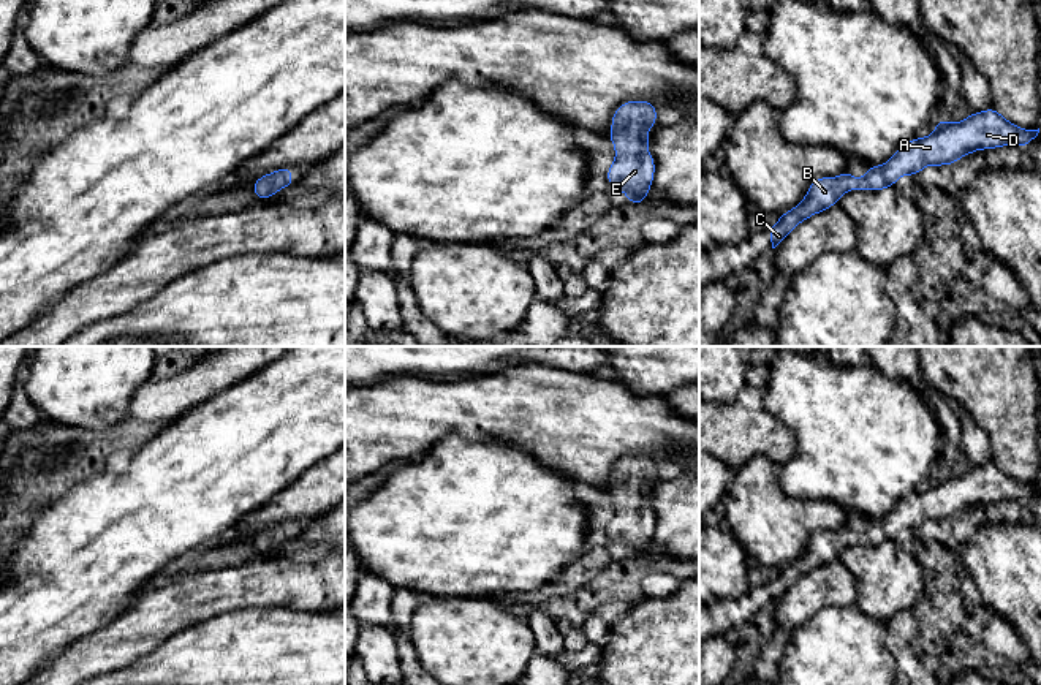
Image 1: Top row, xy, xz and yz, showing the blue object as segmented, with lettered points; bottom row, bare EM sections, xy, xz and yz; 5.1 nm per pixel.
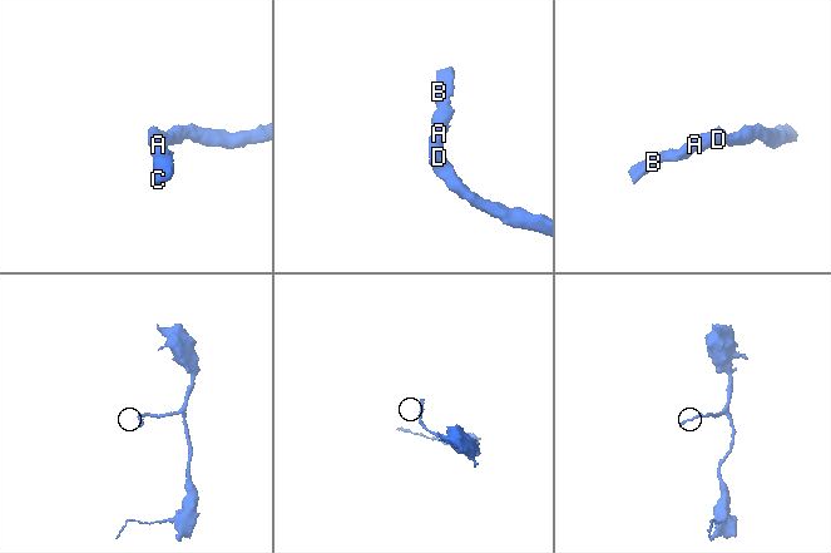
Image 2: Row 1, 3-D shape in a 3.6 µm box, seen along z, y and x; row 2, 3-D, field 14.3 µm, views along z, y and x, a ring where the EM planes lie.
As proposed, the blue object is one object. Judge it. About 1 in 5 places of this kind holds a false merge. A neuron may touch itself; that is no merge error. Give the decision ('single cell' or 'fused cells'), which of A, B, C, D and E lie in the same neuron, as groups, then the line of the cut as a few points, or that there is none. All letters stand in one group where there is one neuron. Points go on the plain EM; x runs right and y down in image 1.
single cell; groups A B C D E; cut none

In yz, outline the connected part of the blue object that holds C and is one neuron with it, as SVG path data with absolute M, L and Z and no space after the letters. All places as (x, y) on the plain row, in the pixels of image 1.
M994 460L982 467L971 467L957 478L949 478L940 471L930 490L916 490L900 500L884 519L867 520L867 528L862 533L853 532L846 524L838 532L815 533L804 554L794 563L782 568L778 576L767 584L772 603L783 596L799 577L838 558L848 544L880 546L894 541L903 528L916 530L929 519L951 520L979 503L1024 501L1033 497L1038 487L1039 483L1016 481Z

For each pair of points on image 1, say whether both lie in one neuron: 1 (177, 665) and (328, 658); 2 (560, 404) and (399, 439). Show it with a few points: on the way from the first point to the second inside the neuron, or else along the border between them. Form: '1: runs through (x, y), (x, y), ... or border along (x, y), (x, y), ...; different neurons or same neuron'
1: runs through (215, 665), (290, 665); same neuron
2: runs through (521, 405), (439, 410); same neuron

